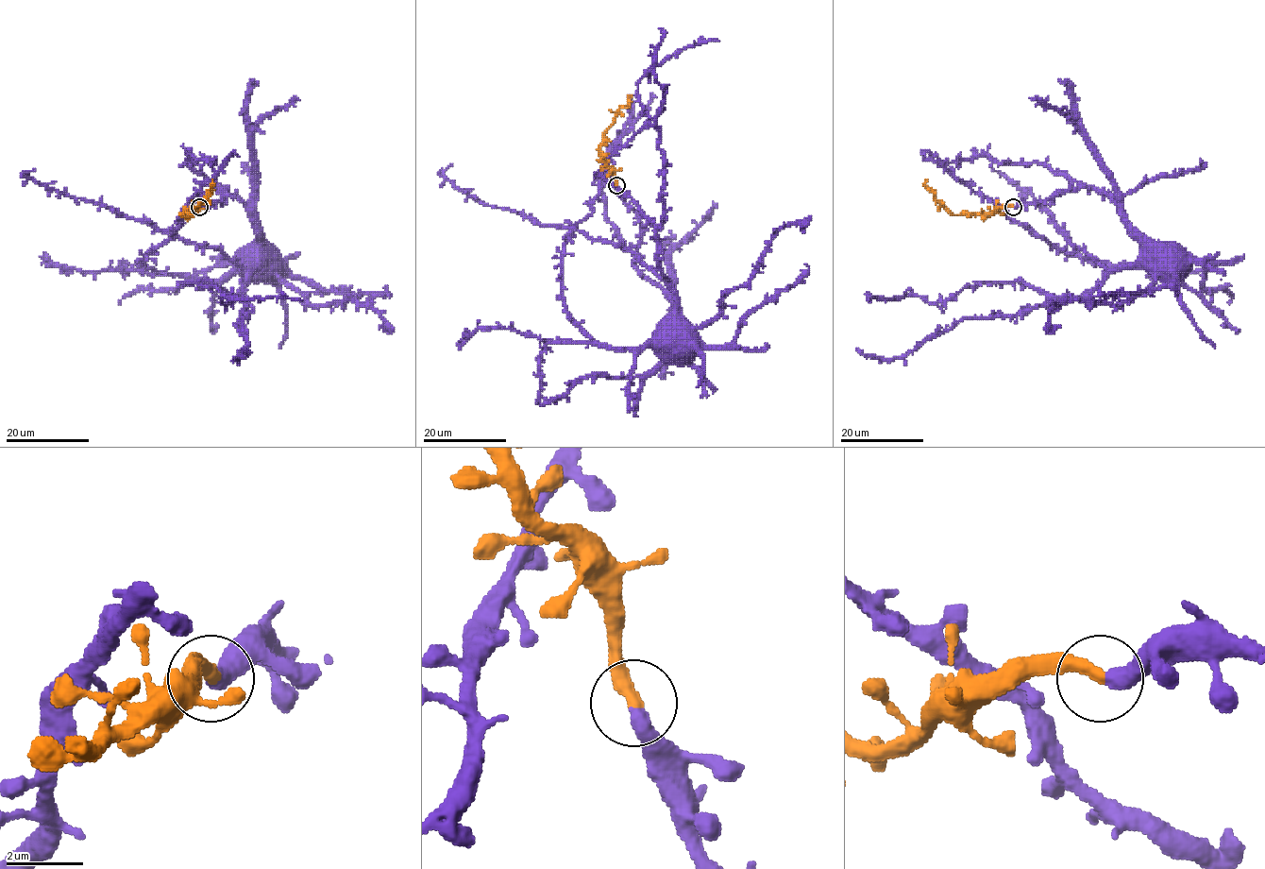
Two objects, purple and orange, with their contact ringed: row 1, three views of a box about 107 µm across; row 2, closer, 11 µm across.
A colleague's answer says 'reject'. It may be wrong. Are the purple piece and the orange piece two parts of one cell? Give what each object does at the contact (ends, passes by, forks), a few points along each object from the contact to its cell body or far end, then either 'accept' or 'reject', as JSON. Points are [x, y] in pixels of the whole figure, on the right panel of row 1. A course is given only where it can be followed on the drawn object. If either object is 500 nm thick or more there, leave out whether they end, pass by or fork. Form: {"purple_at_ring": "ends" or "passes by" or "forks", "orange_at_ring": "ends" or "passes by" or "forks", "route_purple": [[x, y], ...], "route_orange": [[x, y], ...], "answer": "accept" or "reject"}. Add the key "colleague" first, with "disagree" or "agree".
{"colleague": "disagree", "purple_at_ring": "ends", "orange_at_ring": "ends", "route_purple": [[1013, 207], [1095, 188], [1175, 280], [1061, 251], [935, 156], [925, 157]], "route_orange": [[1013, 207], [1002, 206], [990, 214], [952, 214], [936, 199], [924, 184], [926, 178]], "answer": "accept"}

